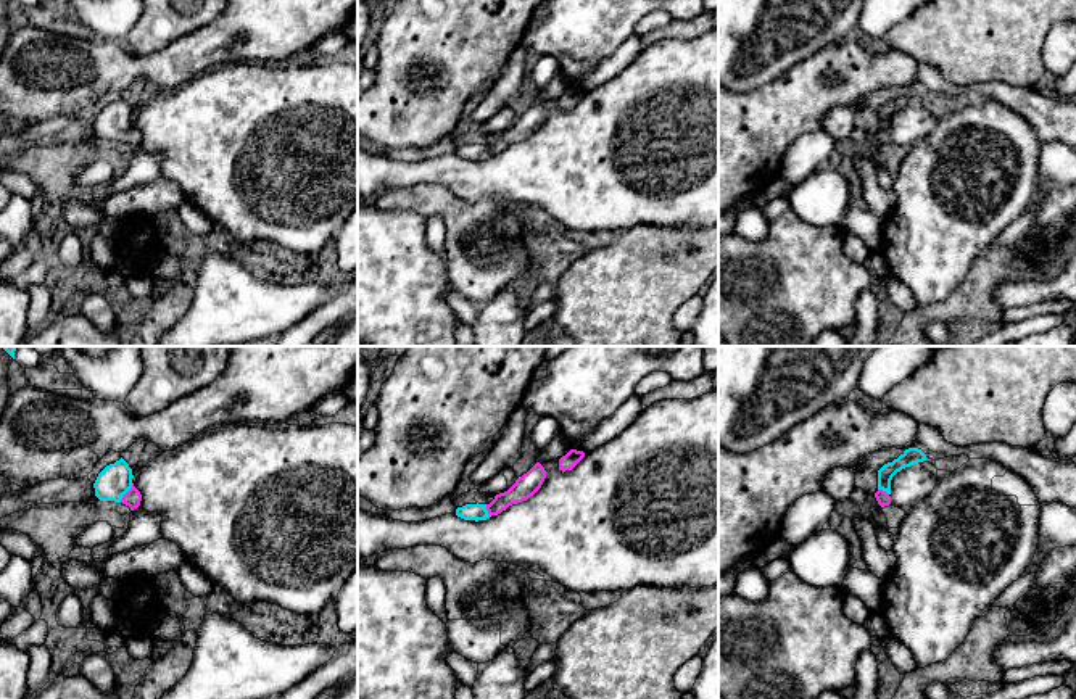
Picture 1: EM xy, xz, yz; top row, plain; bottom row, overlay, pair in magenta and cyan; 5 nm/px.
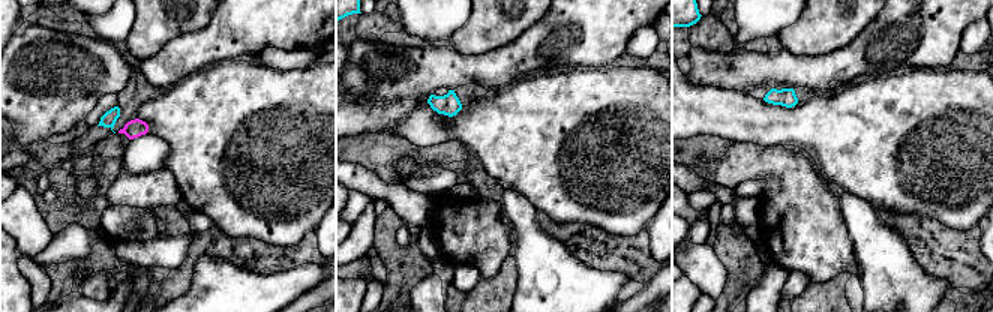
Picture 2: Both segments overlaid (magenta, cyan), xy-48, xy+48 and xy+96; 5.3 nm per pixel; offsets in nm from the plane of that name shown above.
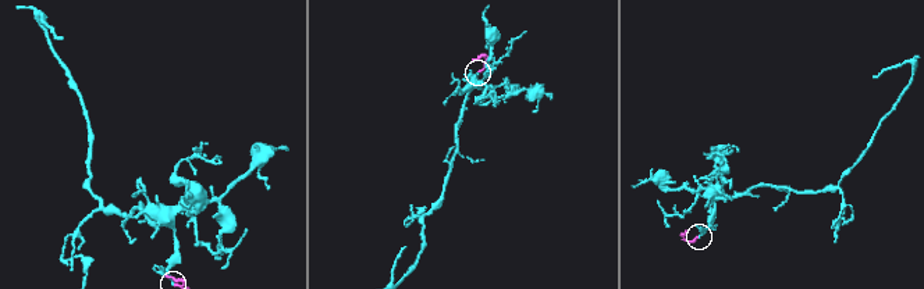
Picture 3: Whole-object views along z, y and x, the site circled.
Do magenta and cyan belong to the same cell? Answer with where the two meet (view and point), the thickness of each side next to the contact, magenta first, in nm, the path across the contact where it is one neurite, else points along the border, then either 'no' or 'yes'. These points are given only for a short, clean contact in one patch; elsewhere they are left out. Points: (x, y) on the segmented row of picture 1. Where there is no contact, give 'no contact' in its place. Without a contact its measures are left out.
xy (126, 493) | 90/170 nm | across xy (132, 498), (126, 493), (115, 480) | yes

